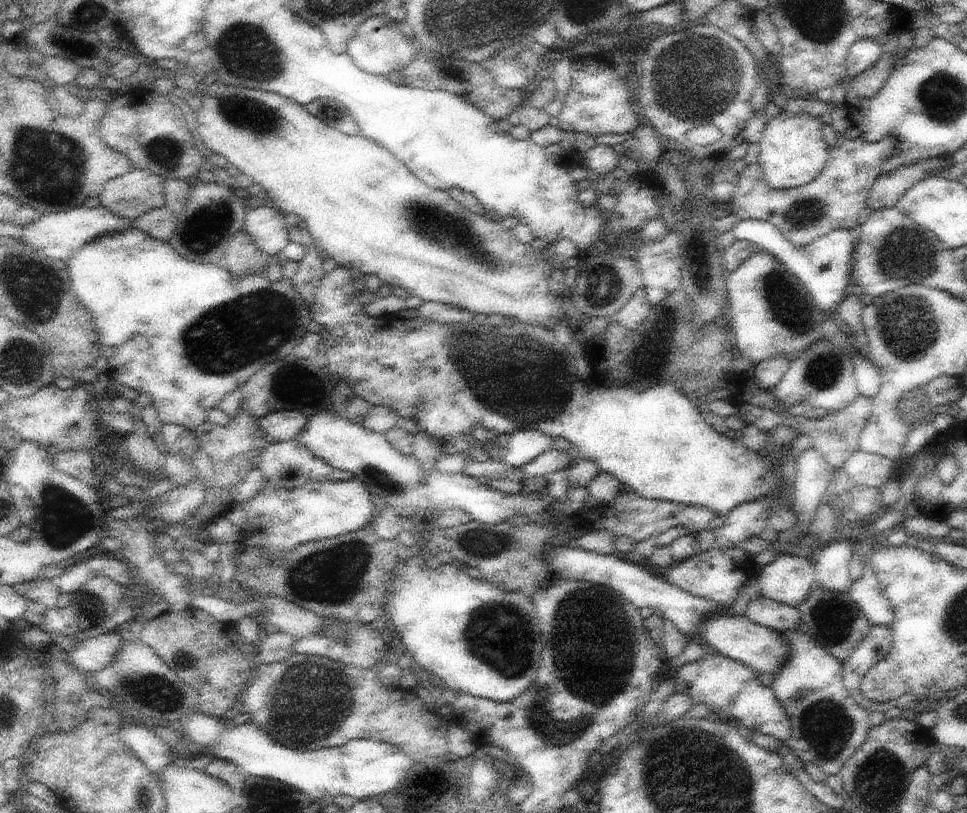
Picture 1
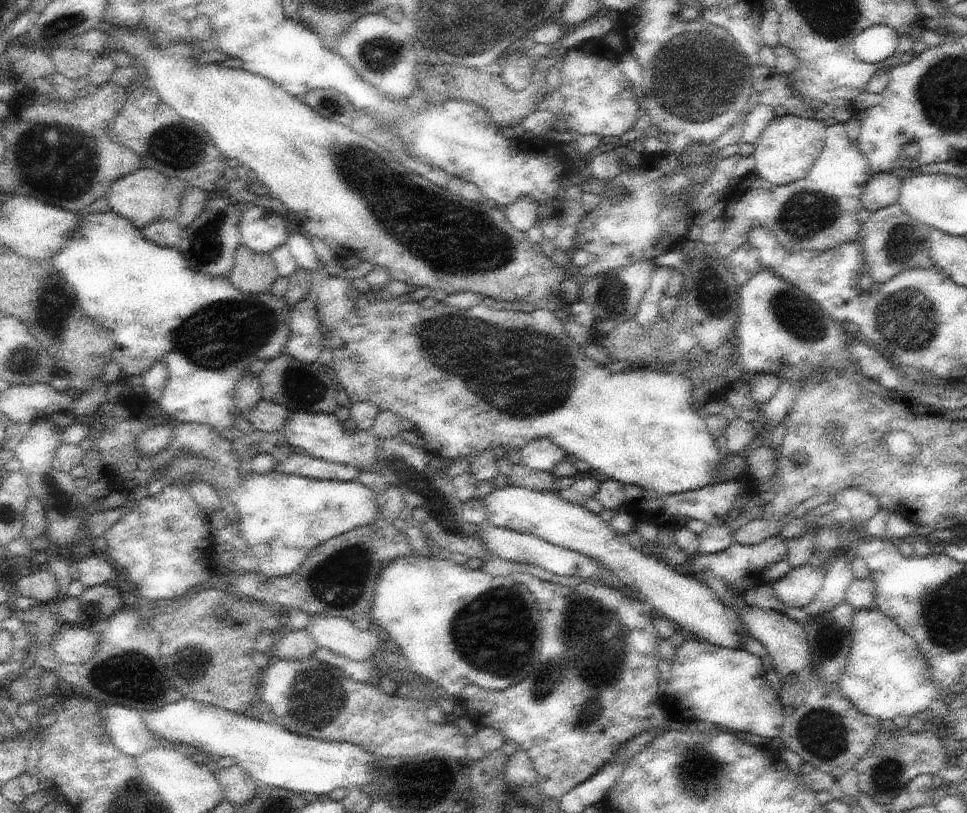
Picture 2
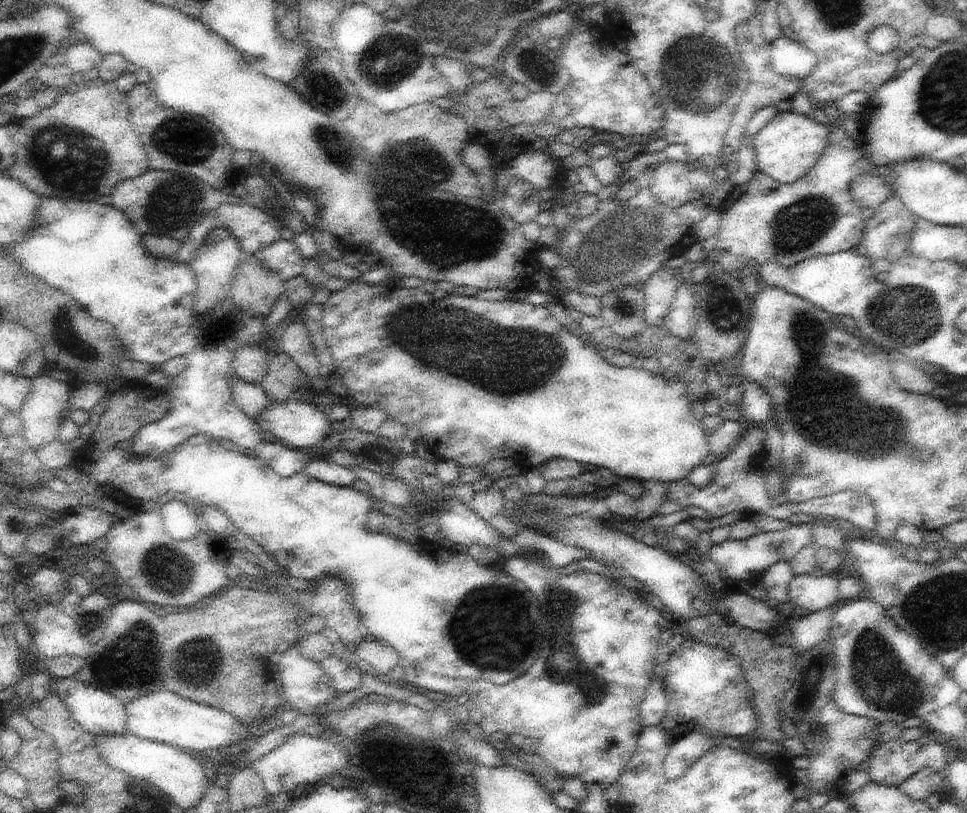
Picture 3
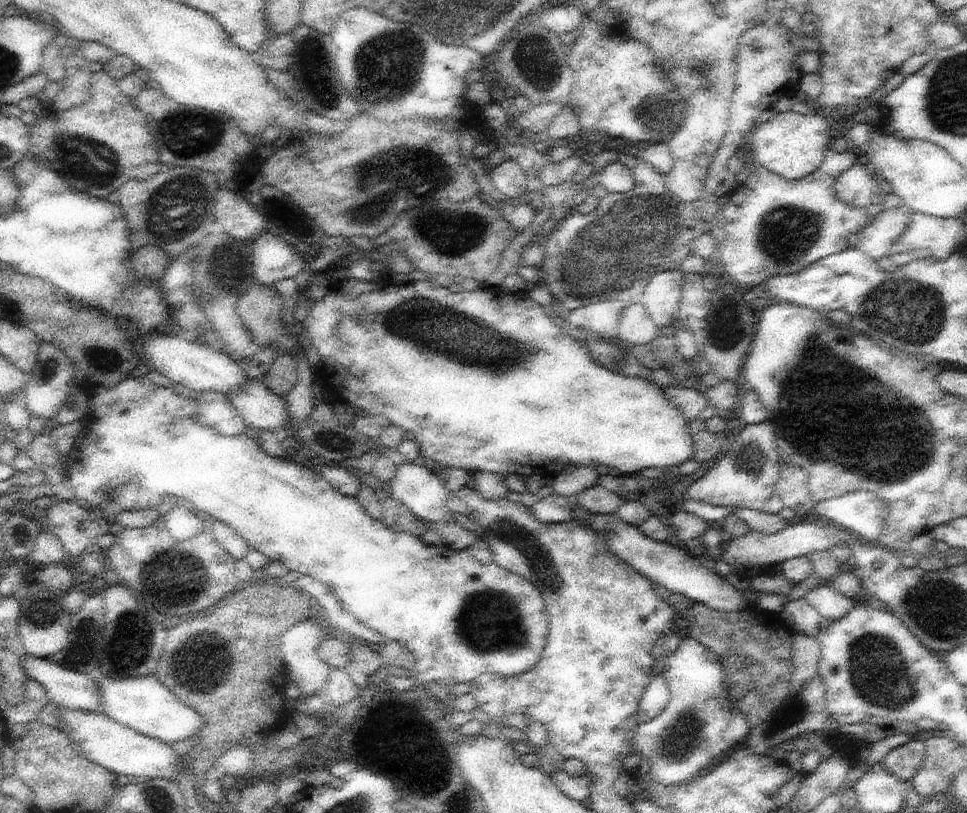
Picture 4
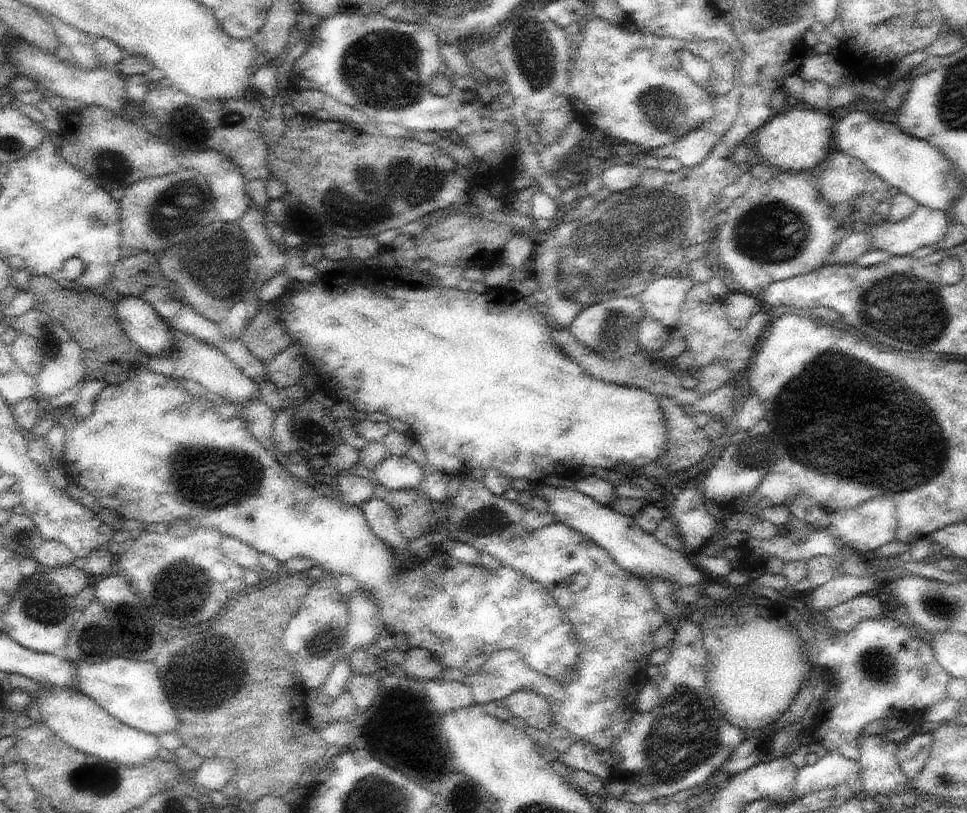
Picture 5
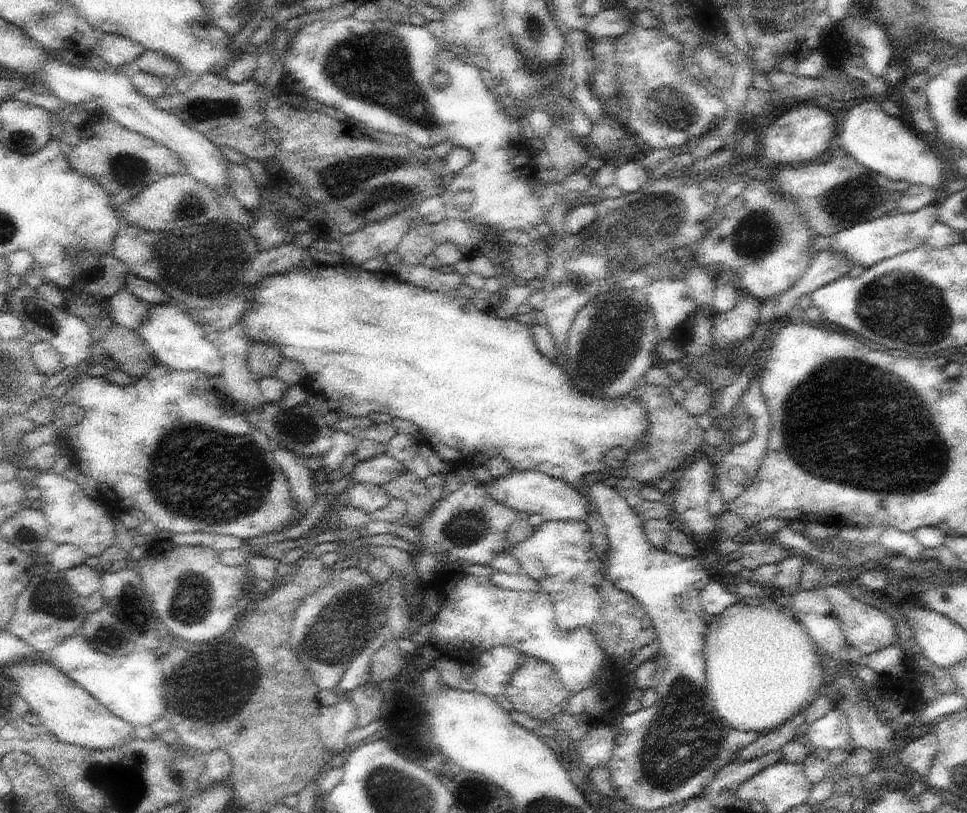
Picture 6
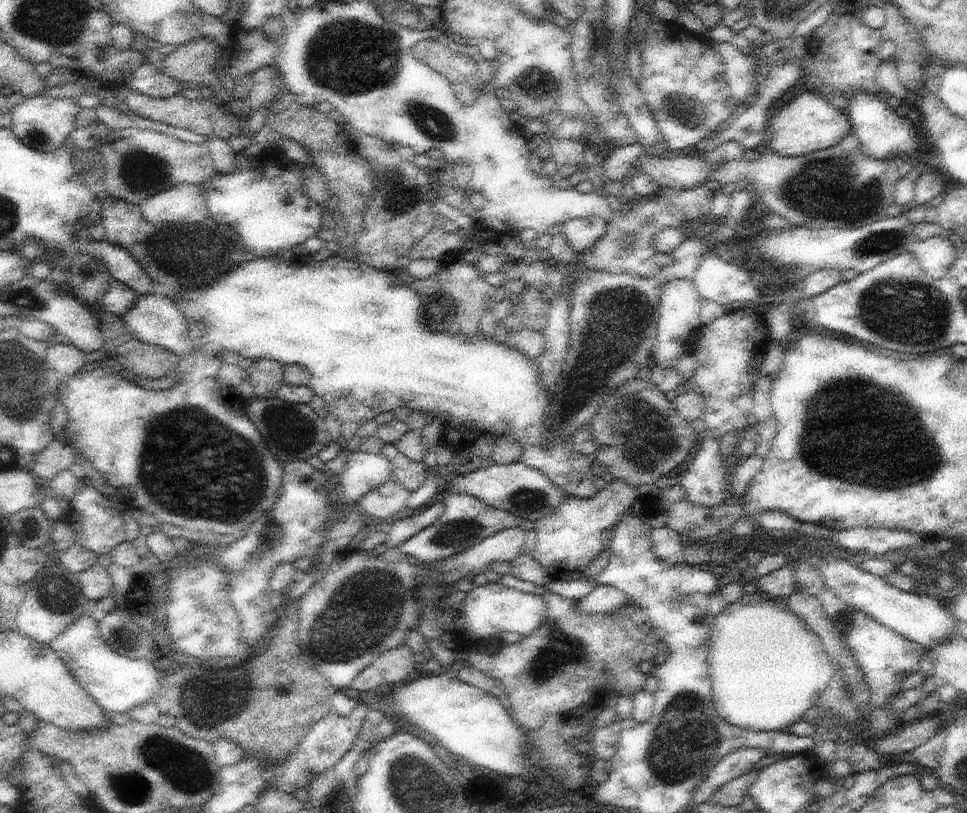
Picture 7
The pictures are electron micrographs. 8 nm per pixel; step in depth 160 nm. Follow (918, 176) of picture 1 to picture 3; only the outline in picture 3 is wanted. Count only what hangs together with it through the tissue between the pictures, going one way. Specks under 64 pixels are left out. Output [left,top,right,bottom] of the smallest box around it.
[850,174,894,210]

